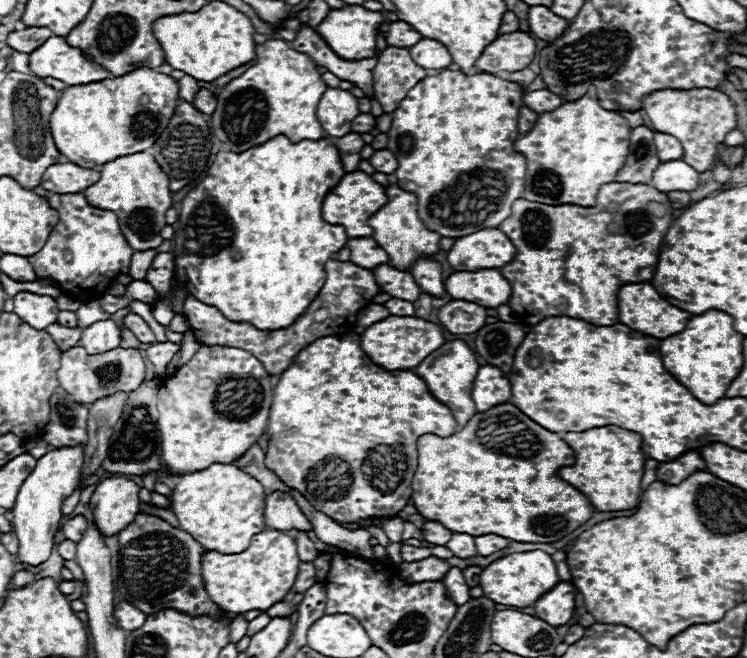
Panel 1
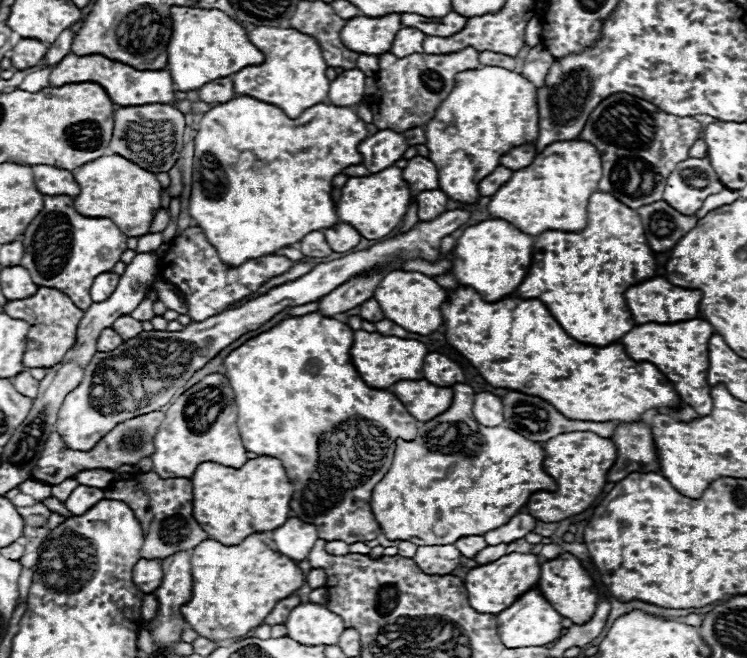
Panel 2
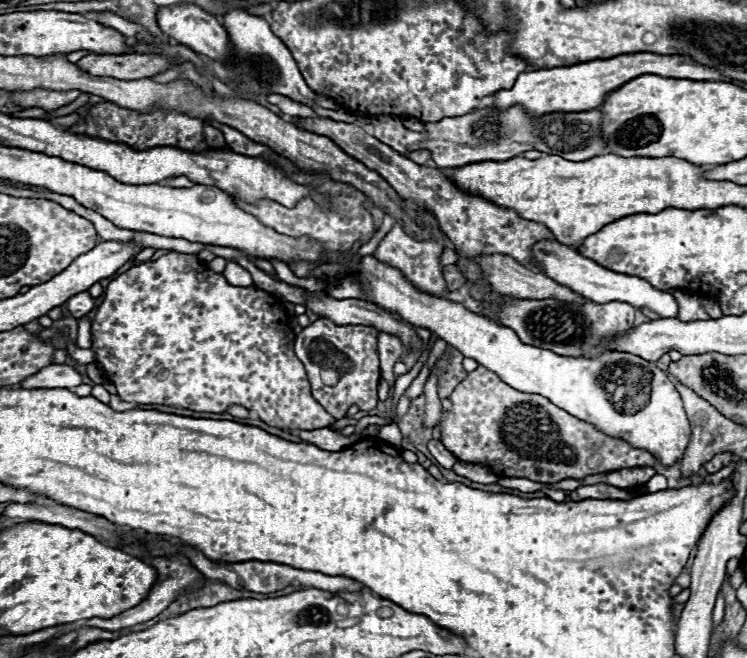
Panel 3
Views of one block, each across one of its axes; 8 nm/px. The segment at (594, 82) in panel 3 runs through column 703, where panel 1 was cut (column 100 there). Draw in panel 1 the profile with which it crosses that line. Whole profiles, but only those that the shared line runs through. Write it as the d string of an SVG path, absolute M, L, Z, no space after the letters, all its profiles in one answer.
M52 36L40 48L36 48L36 52L30 54L30 68L40 78L50 76L68 86L112 78L104 66L88 60L80 48L68 46L62 36Z

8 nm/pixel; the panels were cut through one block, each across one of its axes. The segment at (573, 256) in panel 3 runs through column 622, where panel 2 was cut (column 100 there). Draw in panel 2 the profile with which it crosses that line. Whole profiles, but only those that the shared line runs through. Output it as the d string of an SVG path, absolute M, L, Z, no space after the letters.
M104 272L104 274L96 276L96 280L92 284L92 290L90 290L92 300L94 302L108 300L108 296L112 296L112 292L116 290L118 280L120 280L120 276L118 274L112 274L112 272Z

